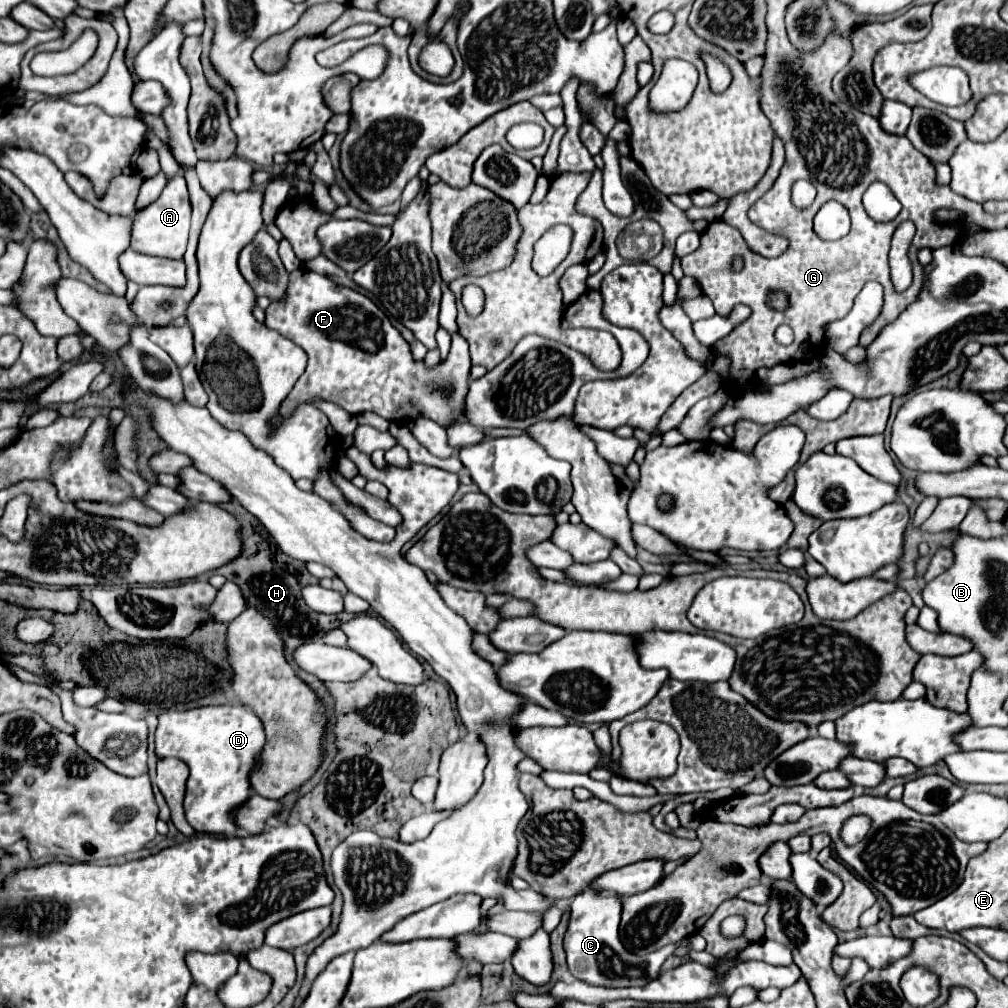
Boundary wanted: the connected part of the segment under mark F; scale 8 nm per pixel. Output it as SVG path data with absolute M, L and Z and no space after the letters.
M304 267L290 273L286 301L270 303L266 309L266 327L288 337L308 355L304 375L282 403L280 411L284 415L294 405L320 397L344 407L352 415L372 411L388 421L410 423L418 417L428 417L444 429L466 421L464 409L472 361L468 343L458 333L451 334L448 357L430 369L424 361L412 357L408 341L366 295L340 287Z

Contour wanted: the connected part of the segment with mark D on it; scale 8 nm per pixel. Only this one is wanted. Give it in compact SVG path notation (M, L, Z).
M208 705L196 709L167 709L161 712L156 727L156 755L176 757L189 767L183 807L188 823L202 833L230 833L236 835L236 825L232 821L232 809L248 799L250 783L248 773L256 765L256 757L262 751L266 737L260 719L244 705Z

